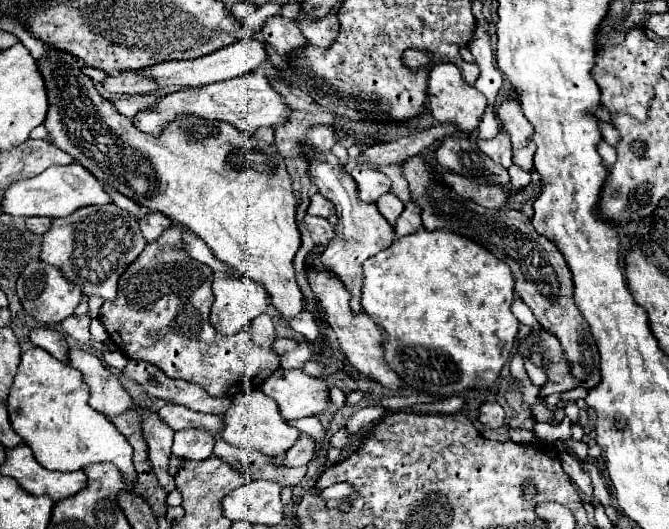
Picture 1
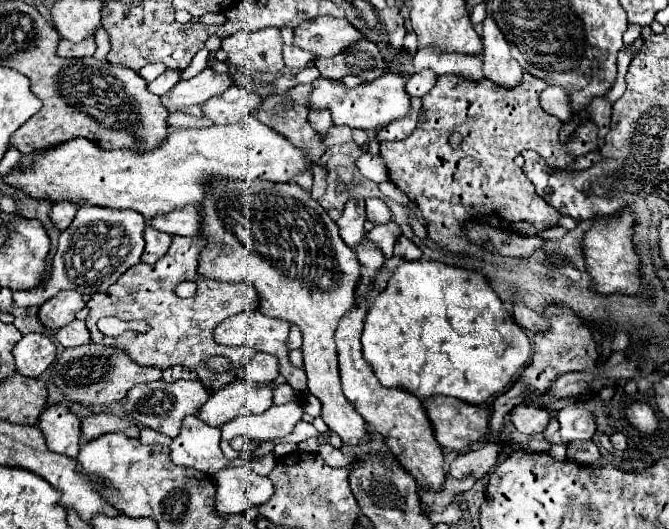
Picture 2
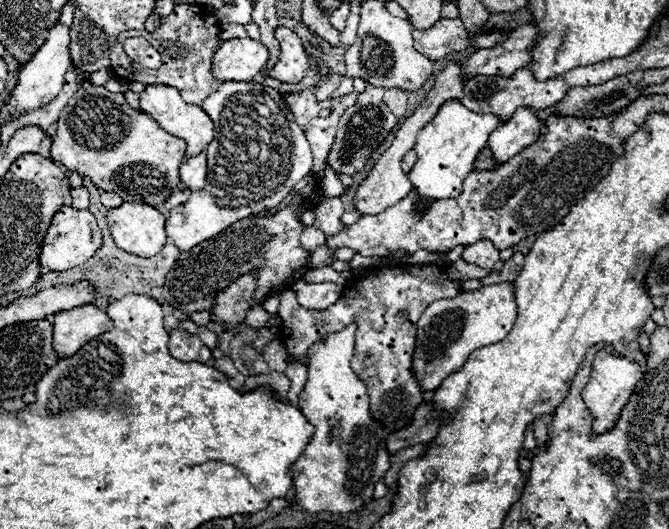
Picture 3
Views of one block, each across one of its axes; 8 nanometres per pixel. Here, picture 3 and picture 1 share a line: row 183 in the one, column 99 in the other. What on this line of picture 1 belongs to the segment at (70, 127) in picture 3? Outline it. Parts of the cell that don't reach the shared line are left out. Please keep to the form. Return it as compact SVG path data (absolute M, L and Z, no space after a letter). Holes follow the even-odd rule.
M56 48L46 50L46 54L38 58L38 70L44 78L50 104L44 120L50 142L68 152L106 186L118 190L140 206L150 208L152 212L162 212L164 216L200 236L220 262L224 262L238 274L262 284L280 320L284 324L290 324L290 320L304 310L304 296L296 284L296 272L292 264L300 248L300 232L294 218L296 200L292 194L290 176L278 150L238 132L226 122L196 120L196 116L180 116L180 120L172 120L172 124L168 124L168 128L164 128L160 136L148 136L132 126L132 118L122 116L110 100L100 96L94 80L82 72L84 66L86 64L82 60L76 60L76 56L60 52ZM136 172L142 172L148 180L148 190L142 194L136 192Z

